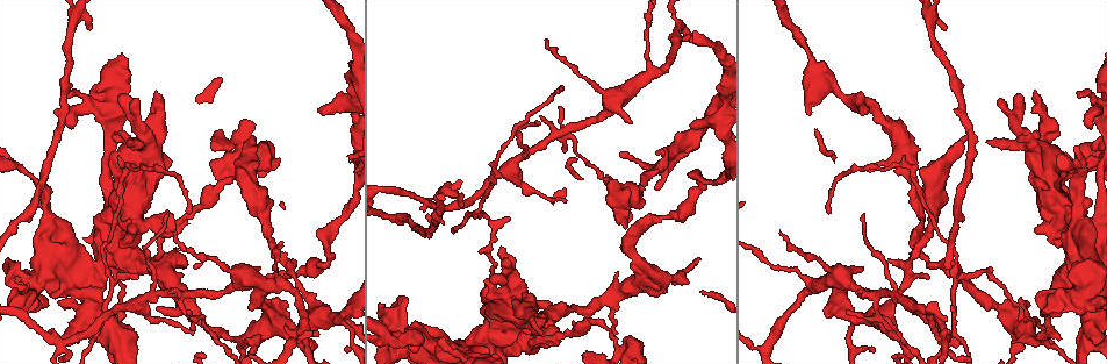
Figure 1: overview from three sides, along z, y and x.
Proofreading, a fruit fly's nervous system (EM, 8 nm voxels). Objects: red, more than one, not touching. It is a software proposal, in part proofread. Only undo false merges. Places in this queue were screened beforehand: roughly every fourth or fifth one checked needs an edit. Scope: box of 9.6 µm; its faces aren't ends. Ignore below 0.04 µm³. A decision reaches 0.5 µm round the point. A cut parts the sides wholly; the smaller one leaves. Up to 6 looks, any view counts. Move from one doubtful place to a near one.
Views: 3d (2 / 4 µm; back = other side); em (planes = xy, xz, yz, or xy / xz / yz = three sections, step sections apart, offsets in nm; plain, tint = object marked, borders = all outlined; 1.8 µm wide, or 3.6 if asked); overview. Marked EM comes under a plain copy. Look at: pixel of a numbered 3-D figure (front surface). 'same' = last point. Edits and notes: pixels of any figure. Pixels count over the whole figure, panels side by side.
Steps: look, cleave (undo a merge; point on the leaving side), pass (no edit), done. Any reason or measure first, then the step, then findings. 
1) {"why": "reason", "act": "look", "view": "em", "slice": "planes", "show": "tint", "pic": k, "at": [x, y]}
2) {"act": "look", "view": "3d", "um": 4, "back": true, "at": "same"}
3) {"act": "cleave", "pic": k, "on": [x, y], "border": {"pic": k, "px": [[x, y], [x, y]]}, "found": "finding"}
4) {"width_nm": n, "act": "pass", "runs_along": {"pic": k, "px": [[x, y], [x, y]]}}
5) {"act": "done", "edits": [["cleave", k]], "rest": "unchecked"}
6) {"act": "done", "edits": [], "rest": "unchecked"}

{"why": "closes a loop", "act": "look", "view": "3d", "um": 4, "pic": 1, "at": [97, 266]}

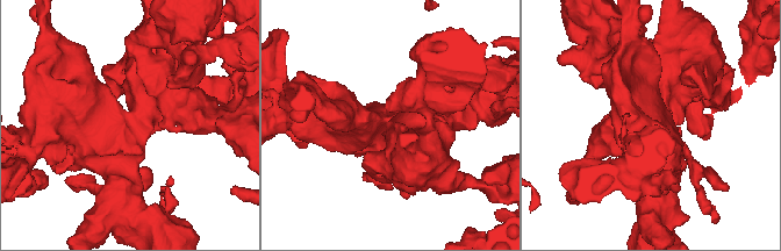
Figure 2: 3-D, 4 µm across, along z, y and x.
{"why": "need the tissue", "act": "look", "view": "em", "slice": "planes", "show": "tint", "pic": 2, "at": [396, 115]}

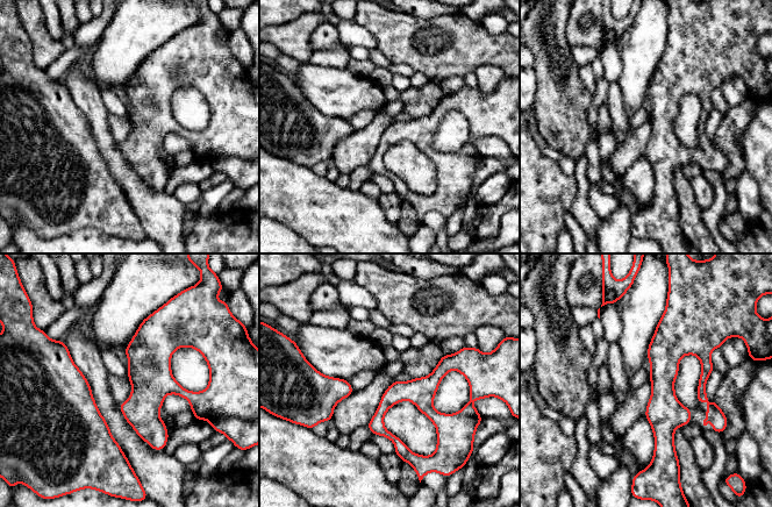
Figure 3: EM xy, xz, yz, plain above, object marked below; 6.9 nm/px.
{"act": "pass", "found": "continuous, no second neuron"}

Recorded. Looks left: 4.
{"why": "abrupt turn", "act": "look", "view": "3d", "um": 4, "pic": 1, "at": [182, 295]}

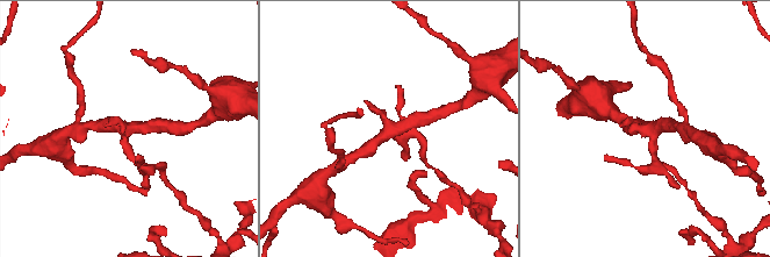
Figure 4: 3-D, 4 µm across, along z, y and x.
{"act": "look", "view": "em", "slice": "planes", "show": "tint", "pic": 4, "at": [125, 128]}

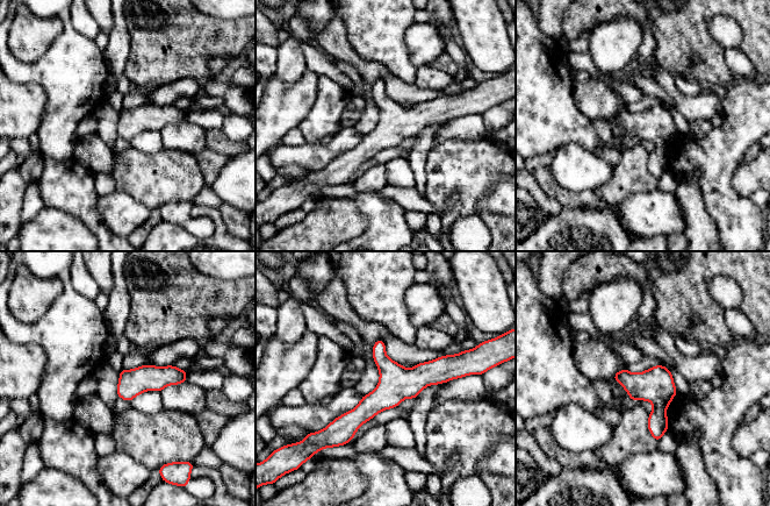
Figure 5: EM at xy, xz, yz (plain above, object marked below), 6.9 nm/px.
{"act": "cleave", "pic": 5, "on": [657, 422], "found": "two neurons meet here"}

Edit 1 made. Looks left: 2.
{"act": "done", "edits": [["cleave", 5]], "rest": "unchecked"}

